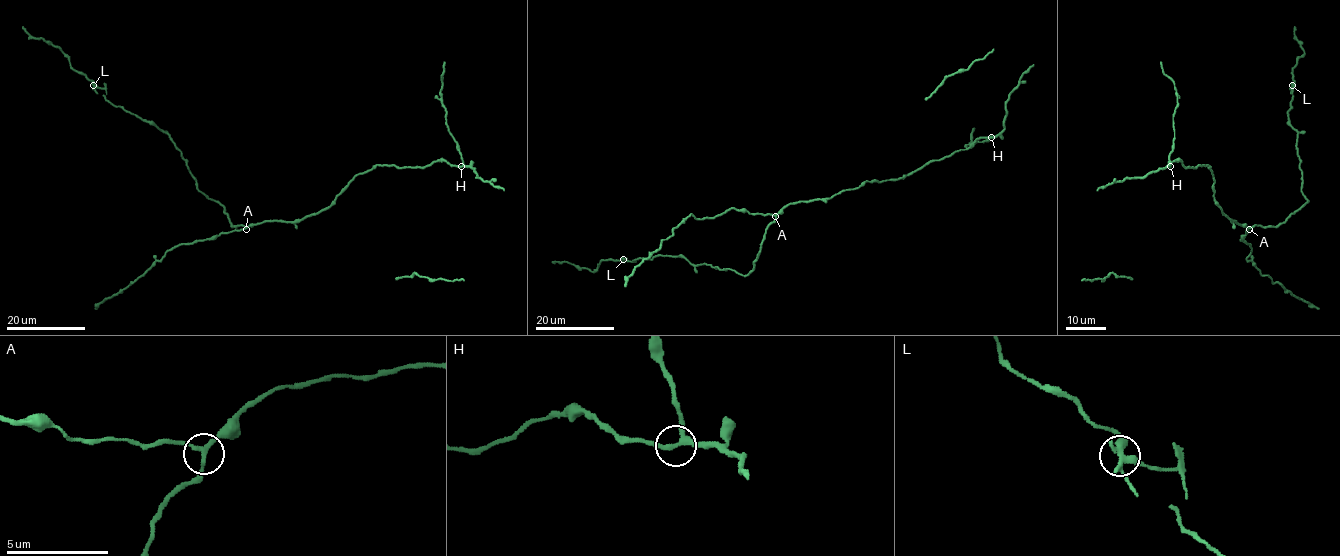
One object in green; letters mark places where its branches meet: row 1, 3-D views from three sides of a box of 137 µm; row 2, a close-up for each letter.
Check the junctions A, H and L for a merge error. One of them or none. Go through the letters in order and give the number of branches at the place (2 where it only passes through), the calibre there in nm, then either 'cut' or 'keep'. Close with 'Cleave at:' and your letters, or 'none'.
A: 3 branches meet; 200 nm thick; keep
H: 3 branches meet; 240 nm thick; keep
L: 3 branches meet; 280 nm thick; cut
Cleave at: L

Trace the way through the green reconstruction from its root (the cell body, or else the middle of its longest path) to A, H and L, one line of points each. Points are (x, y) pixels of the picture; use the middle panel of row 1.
A: (848, 189), (823, 199), (789, 203), (775, 216)
H: (848, 189), (857, 189), (864, 182), (904, 178), (932, 161), (967, 149), (977, 139), (991, 137)
L: (848, 189), (787, 204), (769, 225), (754, 268), (744, 275), (694, 266), (681, 256), (623, 260)

